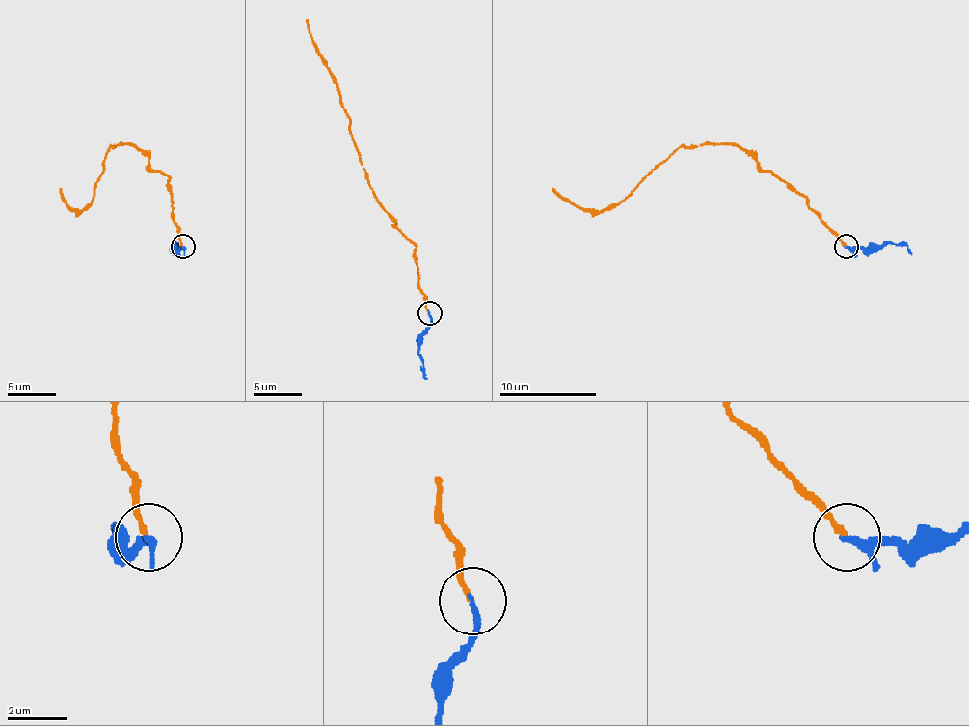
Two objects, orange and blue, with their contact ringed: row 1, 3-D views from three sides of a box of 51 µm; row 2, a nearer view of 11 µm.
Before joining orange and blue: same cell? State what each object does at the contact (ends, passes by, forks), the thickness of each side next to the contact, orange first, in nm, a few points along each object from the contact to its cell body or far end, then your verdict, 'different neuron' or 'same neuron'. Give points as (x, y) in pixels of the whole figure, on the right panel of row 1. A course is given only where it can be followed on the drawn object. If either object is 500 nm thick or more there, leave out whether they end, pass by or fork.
orange ends; blue passes by; calibres 150 and 160 nm; course orange (847, 247), (803, 196), (765, 172), (733, 143), (678, 147), (622, 201), (603, 210), (578, 208), (551, 189); course blue (847, 247), (904, 244), (912, 254); different neuron

